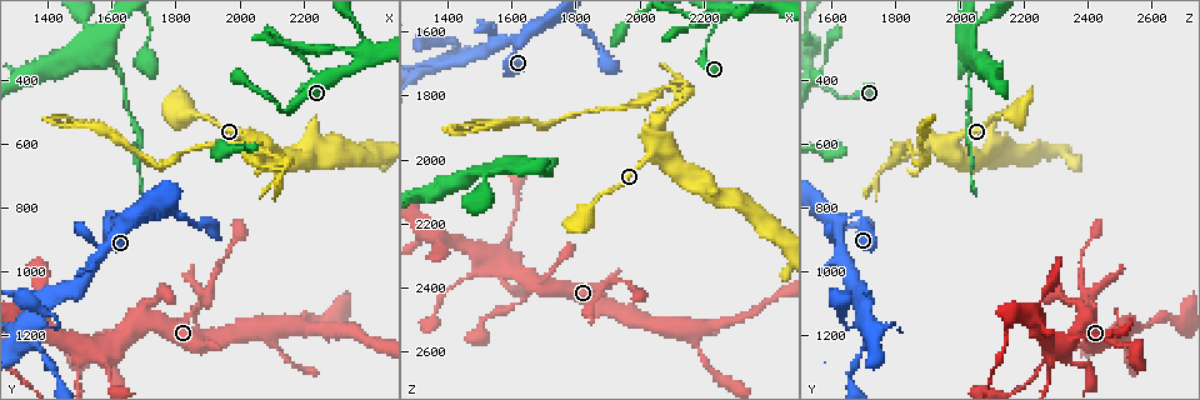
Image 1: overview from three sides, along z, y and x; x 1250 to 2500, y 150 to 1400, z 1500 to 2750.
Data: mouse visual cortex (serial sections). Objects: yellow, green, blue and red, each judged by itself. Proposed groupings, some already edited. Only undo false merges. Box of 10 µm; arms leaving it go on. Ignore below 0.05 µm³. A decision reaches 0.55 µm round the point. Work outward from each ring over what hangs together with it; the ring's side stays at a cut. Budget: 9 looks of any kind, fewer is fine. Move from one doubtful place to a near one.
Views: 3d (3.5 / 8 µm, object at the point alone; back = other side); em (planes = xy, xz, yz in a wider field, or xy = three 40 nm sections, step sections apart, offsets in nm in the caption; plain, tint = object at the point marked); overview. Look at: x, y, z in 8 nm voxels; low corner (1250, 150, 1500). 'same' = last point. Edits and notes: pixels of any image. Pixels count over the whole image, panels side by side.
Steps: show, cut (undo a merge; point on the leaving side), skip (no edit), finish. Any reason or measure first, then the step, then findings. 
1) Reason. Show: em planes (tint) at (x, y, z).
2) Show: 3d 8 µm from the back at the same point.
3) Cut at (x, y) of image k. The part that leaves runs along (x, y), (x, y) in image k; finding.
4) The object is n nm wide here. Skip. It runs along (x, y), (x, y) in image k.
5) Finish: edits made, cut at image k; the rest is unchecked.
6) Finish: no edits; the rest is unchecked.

Sharp bend. Show: 3d 3.5 µm from the back at (2110, 660, 1800).

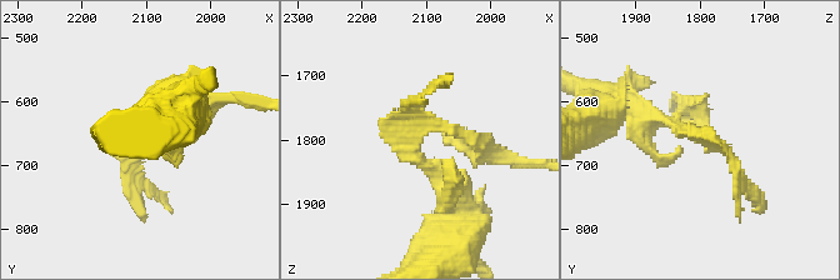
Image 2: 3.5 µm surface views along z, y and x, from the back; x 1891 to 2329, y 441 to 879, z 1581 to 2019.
Need the tissue. Show: em xy step 1 (tint) at (2115, 655, 1800).

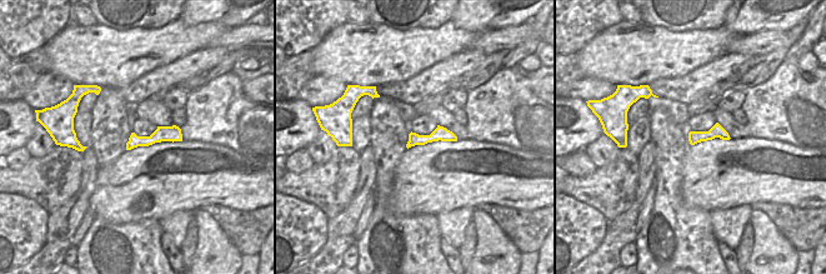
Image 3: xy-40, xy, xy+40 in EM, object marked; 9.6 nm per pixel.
Skip. It runs along (450, 195), (411, 141), (441, 125), (480, 144) in image 2; continuous, no second cell.

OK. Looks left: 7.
Thick turns thin. Show: 3d 3.5 µm at (1660, 830, 1600).

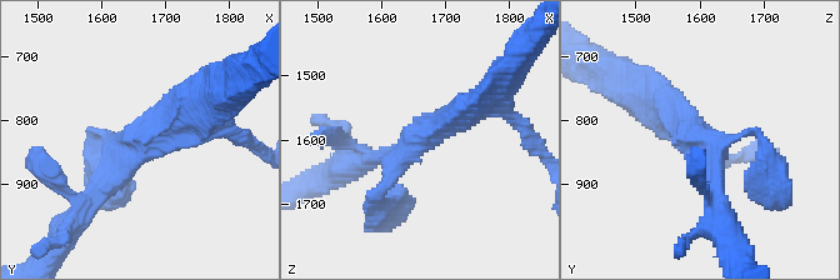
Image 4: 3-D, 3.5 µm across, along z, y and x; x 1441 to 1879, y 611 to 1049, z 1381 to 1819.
3 arms meet here; the arms are 150, 250, 350 nm wide. Show: em xy step 3 (plain) at (1660, 820, 1605).

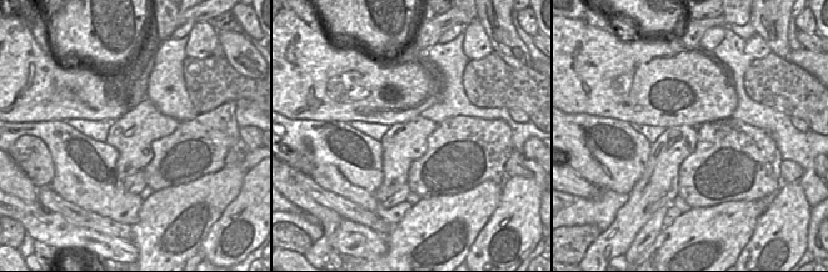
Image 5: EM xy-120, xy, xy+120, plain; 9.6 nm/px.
With the object marked. Show: em xy step 3 (tint) at the same point.

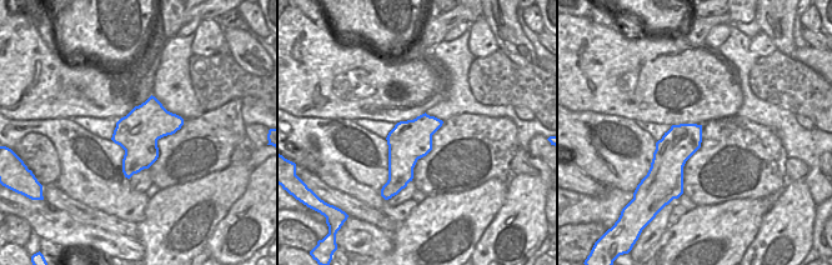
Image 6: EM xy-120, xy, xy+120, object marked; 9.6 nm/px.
Skip. It runs along (374, 201), (431, 131), (489, 106) in image 4; all the same cell.

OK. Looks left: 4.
Abrupt turn. Show: 3d 3.5 µm at (1570, 1270, 2330).

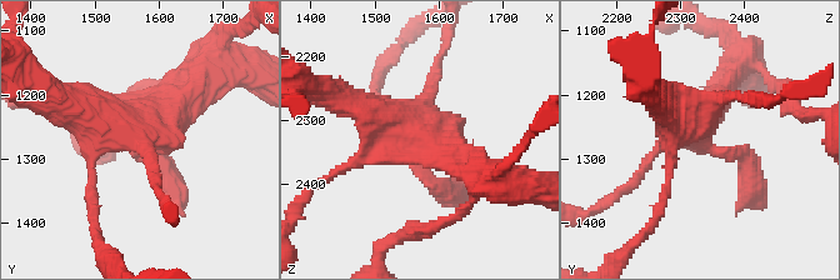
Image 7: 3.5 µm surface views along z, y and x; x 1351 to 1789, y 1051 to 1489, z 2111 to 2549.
Show: em xy step 1 (tint) at (1565, 1270, 2335).

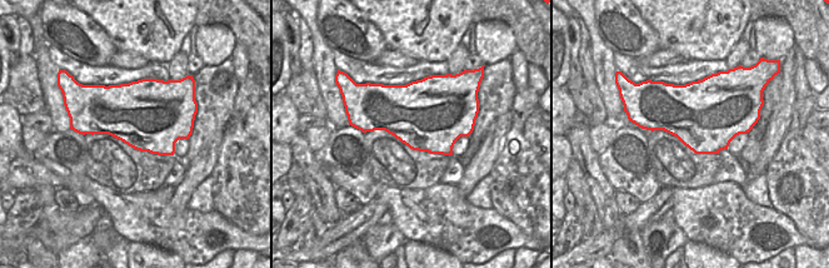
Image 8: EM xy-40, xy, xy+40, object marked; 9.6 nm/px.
Skip. It runs along (470, 160), (331, 93) in image 7; all the same cell.

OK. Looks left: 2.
Sharp bend. Show: 3d 3.5 µm at (1360, 1140, 1700).

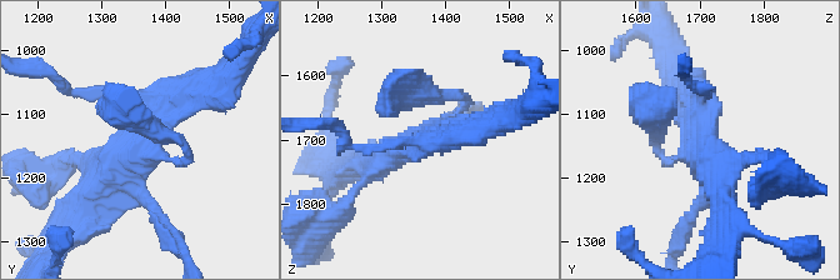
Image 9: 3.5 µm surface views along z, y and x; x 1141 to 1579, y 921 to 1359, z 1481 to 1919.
Now the EM. Show: em xy step 3 (tint) at (1360, 1135, 1705).

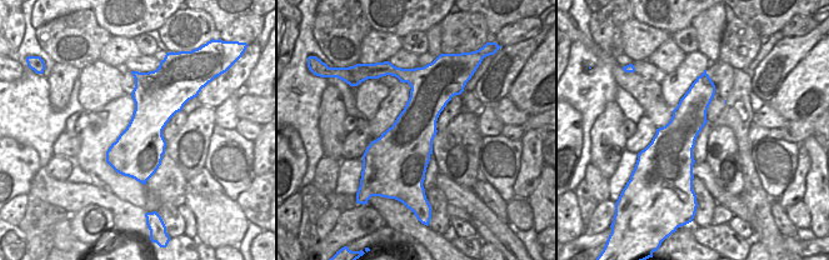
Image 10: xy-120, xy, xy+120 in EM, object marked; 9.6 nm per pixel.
Skip. All the same cell.

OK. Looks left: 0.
Finish: no edits; the rest is unchecked.

